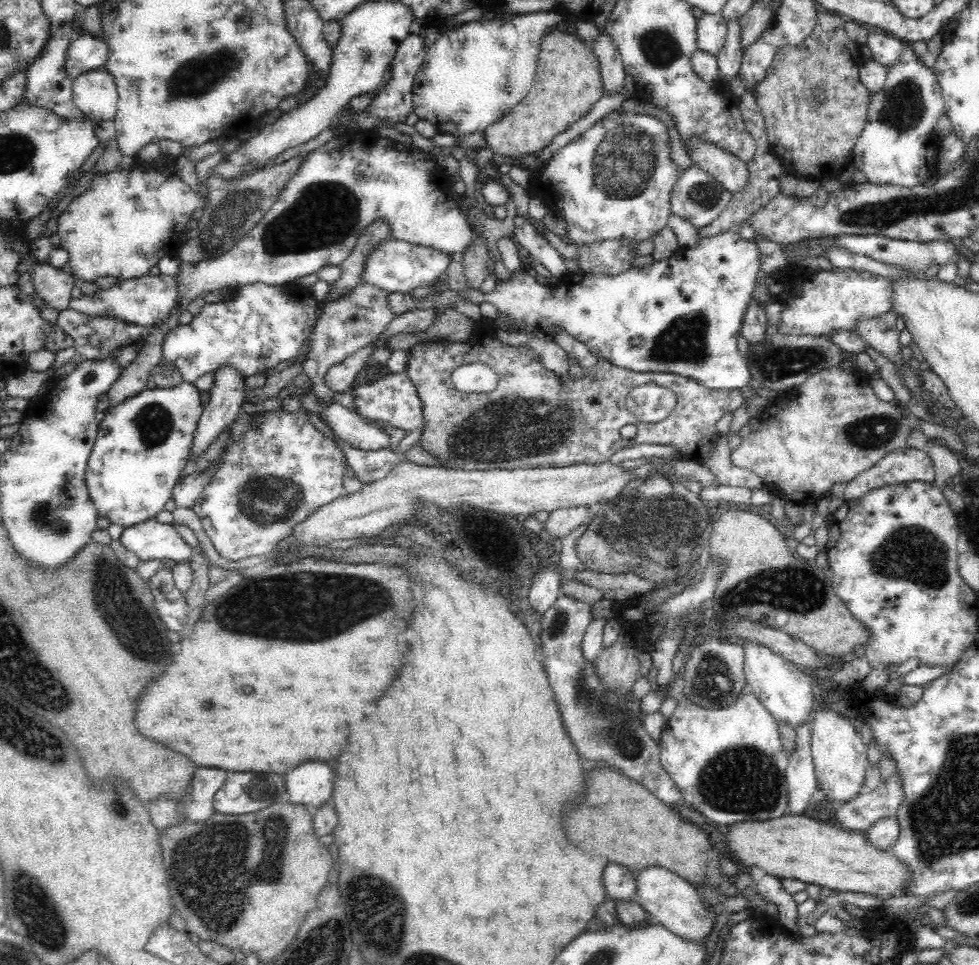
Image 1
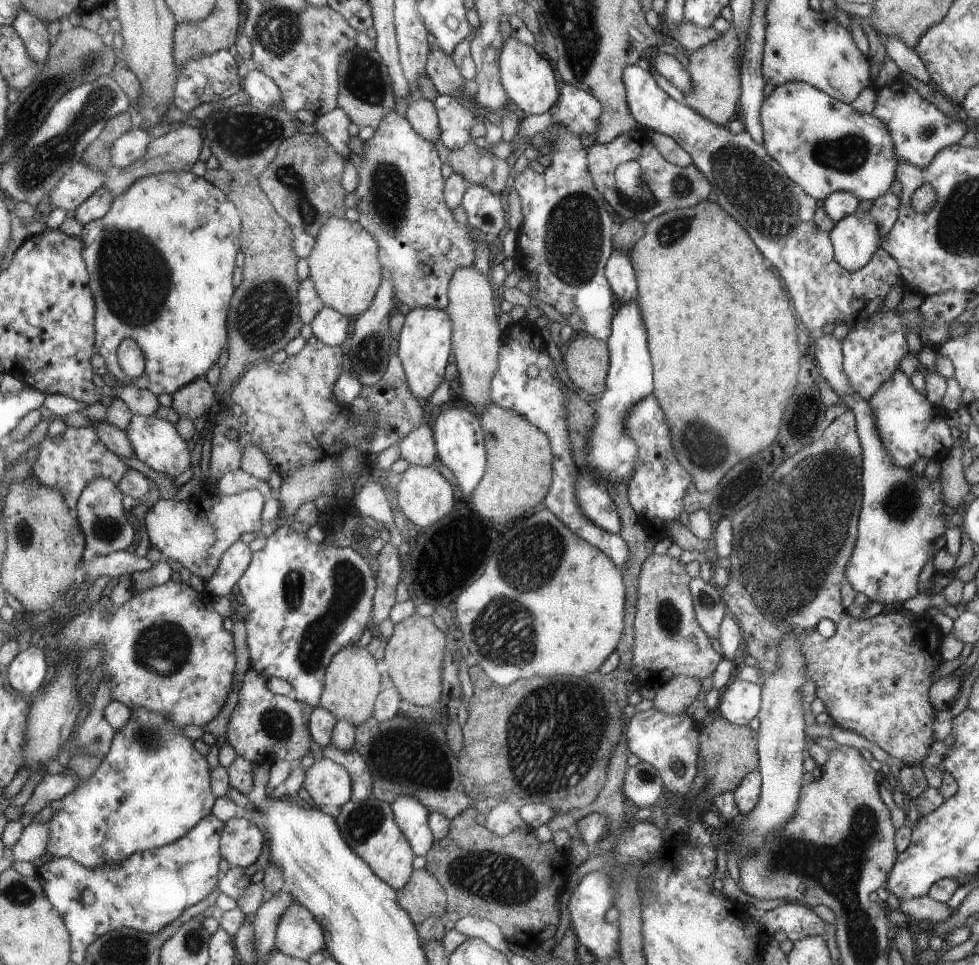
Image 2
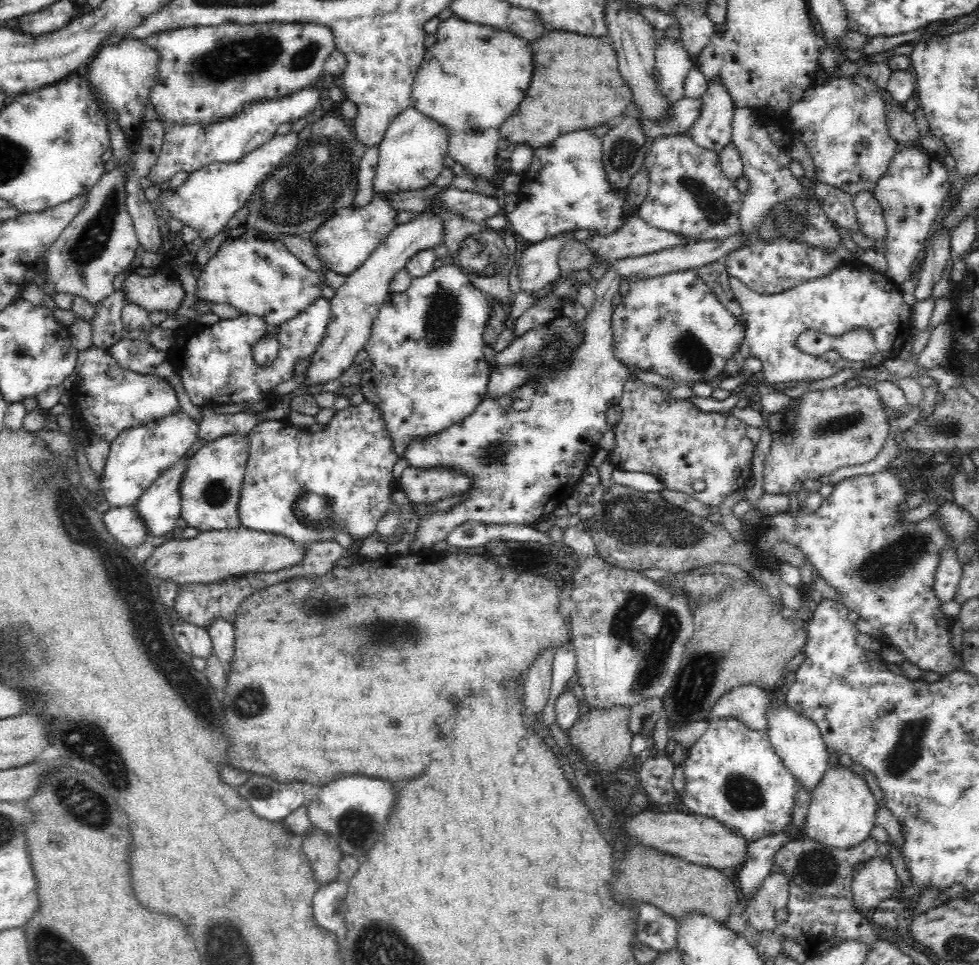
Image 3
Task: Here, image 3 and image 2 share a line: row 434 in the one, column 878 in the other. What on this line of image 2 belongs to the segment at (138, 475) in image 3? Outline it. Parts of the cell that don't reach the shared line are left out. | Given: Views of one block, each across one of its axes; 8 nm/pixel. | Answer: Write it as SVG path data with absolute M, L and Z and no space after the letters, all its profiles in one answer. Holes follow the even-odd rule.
M787 81L773 88L762 100L759 111L762 145L786 175L815 200L824 200L835 191L852 192L859 200L875 200L885 194L897 173L899 160L887 127L871 113L861 114L850 104L827 96L810 84Z

